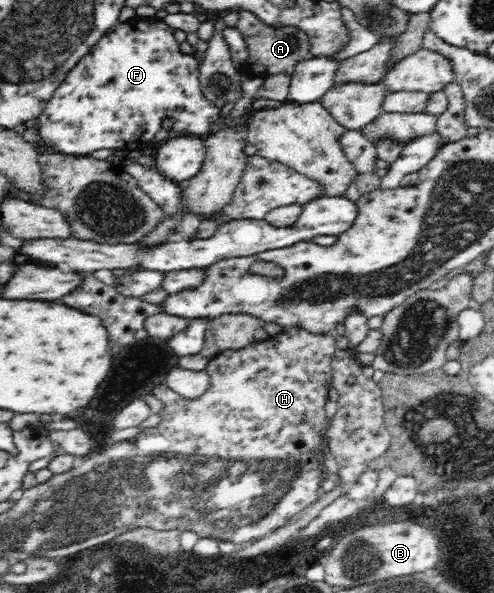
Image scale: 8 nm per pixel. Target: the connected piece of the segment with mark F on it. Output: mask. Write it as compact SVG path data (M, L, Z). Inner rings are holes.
M156 16L133 17L125 23L118 23L106 36L102 36L90 54L86 54L72 68L65 82L58 86L42 114L36 119L36 129L45 144L60 153L77 157L90 155L103 148L127 152L143 150L155 138L156 132L161 128L160 120L165 116L174 118L175 131L188 132L203 139L210 134L208 130L221 115L221 107L210 102L202 93L199 79L200 59L180 53L174 31L175 29Z

